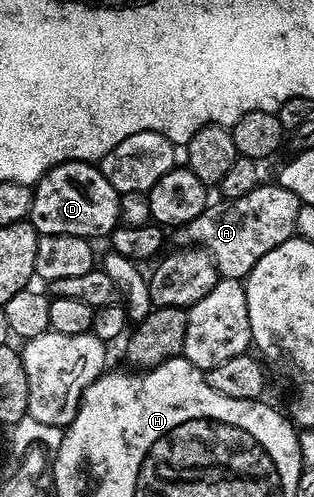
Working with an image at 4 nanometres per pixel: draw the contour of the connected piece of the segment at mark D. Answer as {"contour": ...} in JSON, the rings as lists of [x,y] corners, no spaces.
{"contour":[[[66,161],[60,165],[54,165],[45,176],[34,182],[35,195],[31,204],[31,216],[29,218],[32,227],[41,235],[77,235],[88,239],[95,237],[106,238],[119,220],[119,198],[116,191],[98,164],[89,161]]]}

